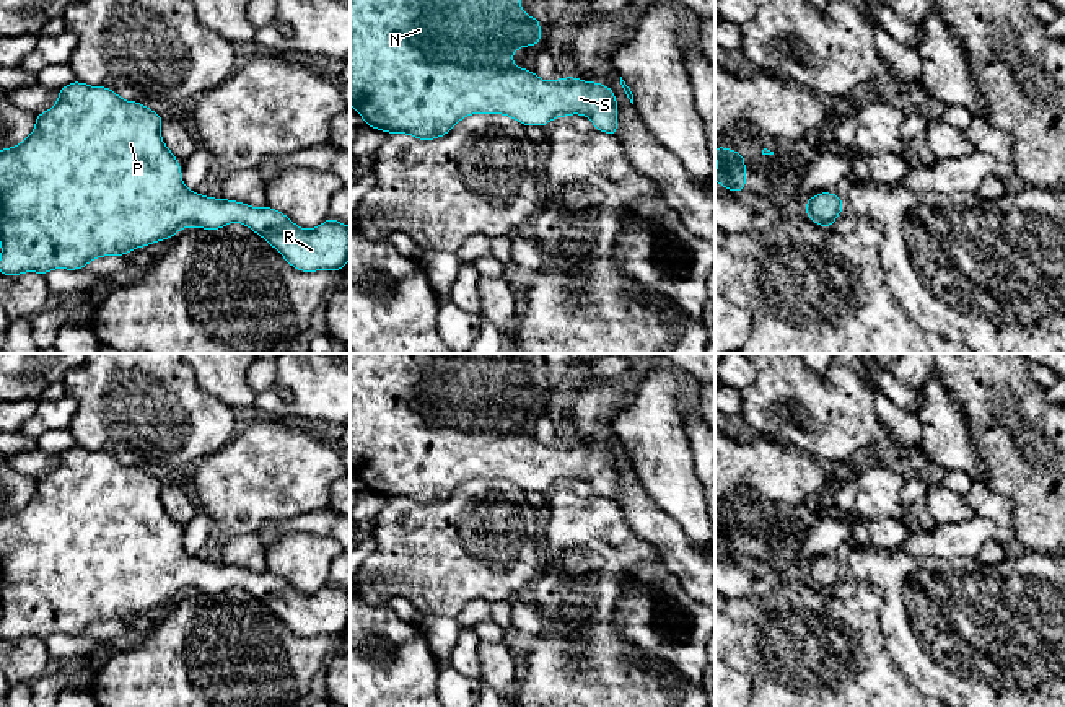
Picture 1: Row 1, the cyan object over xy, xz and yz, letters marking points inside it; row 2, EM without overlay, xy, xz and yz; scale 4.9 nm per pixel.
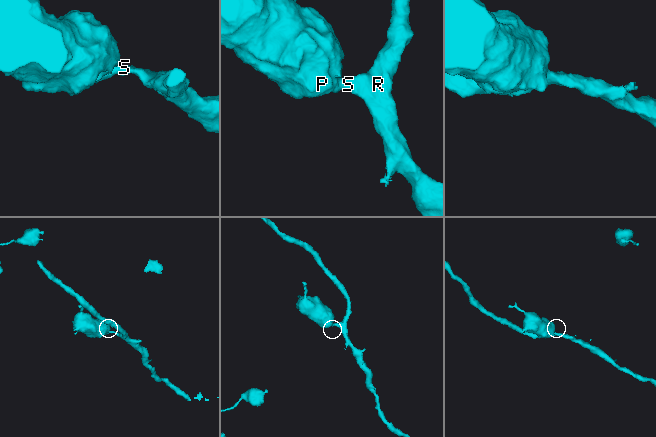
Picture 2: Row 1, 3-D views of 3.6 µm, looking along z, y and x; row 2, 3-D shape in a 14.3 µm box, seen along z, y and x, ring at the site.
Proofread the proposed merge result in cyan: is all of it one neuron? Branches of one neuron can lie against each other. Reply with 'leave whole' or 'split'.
leave whole

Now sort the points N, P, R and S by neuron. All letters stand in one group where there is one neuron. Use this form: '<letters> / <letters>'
N P R S

